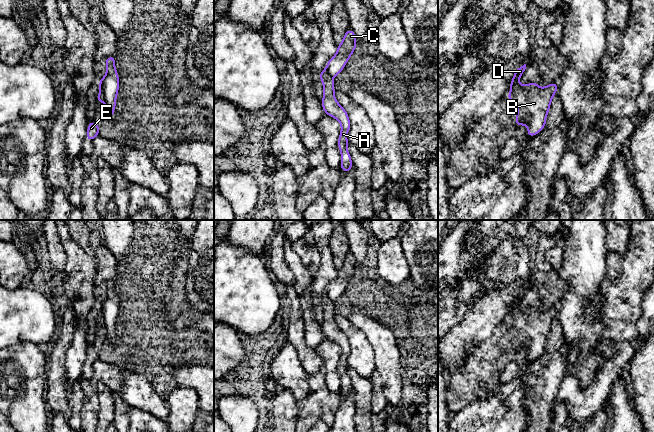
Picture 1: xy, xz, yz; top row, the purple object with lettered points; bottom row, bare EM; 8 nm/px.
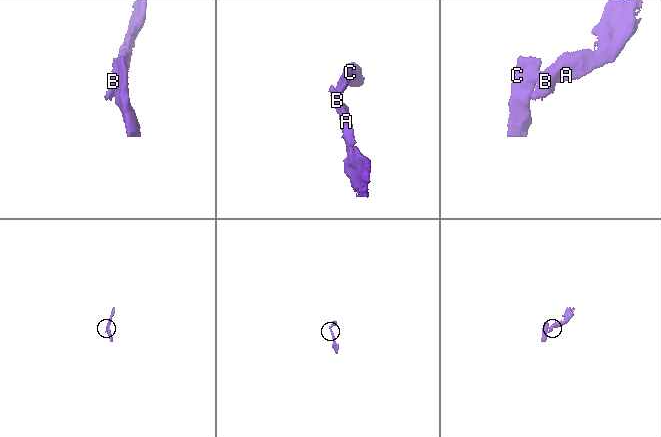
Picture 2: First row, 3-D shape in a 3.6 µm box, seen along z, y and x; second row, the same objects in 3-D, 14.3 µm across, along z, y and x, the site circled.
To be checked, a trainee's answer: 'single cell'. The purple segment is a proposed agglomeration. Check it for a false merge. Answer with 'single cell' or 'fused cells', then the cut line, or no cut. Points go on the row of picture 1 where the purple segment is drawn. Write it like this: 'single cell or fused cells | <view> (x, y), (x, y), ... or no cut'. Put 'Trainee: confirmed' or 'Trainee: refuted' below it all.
fused cells | yz (517, 85), (510, 99)
Trainee: refuted

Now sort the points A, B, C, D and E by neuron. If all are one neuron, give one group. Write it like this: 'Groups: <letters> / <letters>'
Groups: A B E / C D

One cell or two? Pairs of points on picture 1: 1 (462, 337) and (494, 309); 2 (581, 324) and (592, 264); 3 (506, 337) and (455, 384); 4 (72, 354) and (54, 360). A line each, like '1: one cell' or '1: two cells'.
1: one cell
2: one cell
3: one cell
4: two cells

